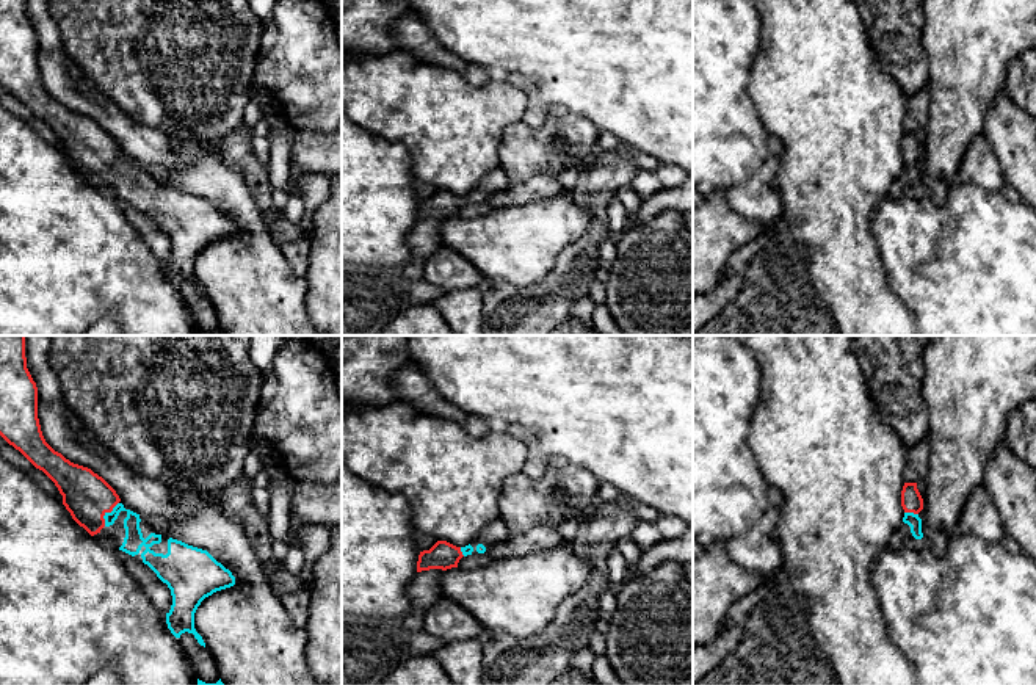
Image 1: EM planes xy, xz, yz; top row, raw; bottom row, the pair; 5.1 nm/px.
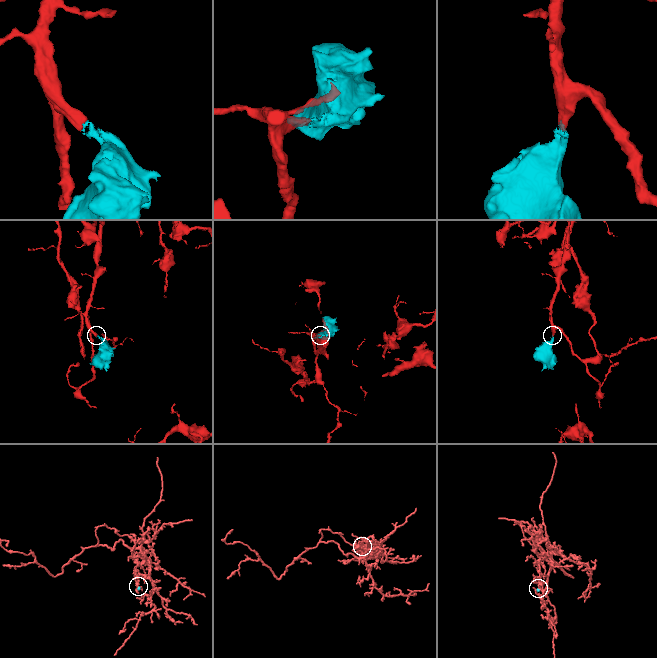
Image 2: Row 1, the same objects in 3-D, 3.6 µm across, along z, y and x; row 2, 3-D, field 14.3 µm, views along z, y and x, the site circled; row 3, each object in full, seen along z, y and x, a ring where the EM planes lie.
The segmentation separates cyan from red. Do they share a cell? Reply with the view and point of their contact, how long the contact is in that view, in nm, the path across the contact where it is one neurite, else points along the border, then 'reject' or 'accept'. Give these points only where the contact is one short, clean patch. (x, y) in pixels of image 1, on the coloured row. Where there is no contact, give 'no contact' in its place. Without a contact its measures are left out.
contact xy (107, 513); length 150 nm; way xy (134, 541), (132, 516), (107, 513), (86, 496); accept

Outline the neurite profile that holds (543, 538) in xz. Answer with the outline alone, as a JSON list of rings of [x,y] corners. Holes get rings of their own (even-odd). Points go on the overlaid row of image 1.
[[[539,527],[533,528],[523,535],[511,536],[506,541],[497,542],[486,549],[486,555],[492,561],[500,561],[511,556],[522,556],[536,550],[547,550],[558,545],[569,545],[571,531],[560,533],[555,528]]]

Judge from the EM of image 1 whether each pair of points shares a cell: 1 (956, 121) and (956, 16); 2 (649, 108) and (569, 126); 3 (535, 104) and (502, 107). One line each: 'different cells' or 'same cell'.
1: same cell
2: different cells
3: different cells

